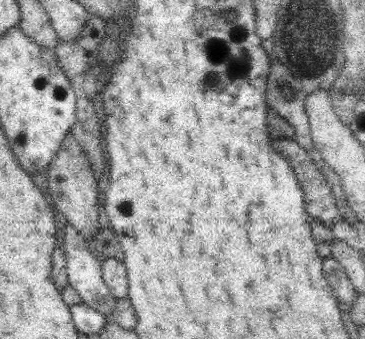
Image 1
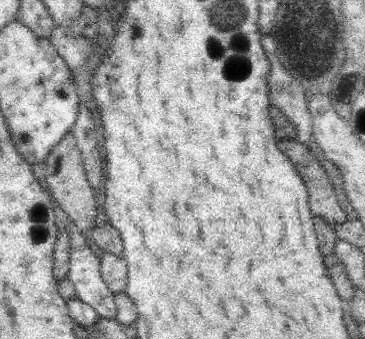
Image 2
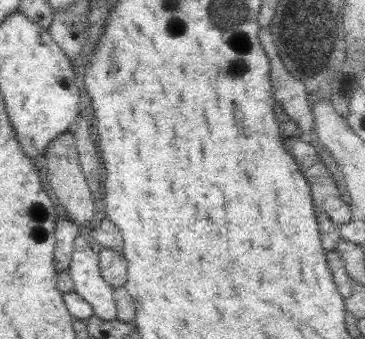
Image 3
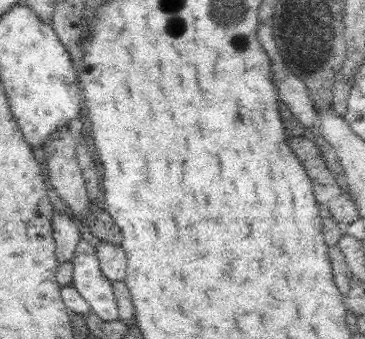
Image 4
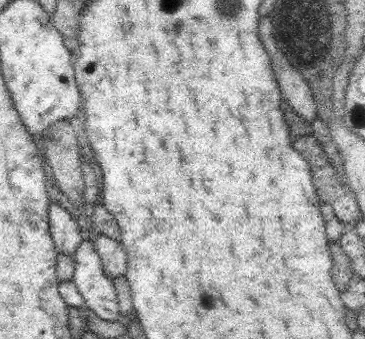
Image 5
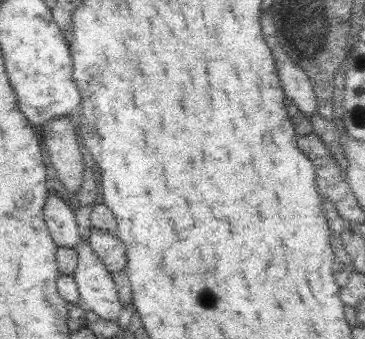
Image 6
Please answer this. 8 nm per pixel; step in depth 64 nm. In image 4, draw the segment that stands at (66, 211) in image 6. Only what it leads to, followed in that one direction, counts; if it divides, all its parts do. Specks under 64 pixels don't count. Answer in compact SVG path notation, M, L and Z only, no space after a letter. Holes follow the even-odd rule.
M53 210L53 218L51 218L51 224L53 224L53 240L55 240L55 258L57 258L57 264L63 264L63 262L69 262L73 258L73 252L75 252L75 246L77 242L81 240L81 234L79 234L79 222L75 222L75 218L67 218L59 212Z

